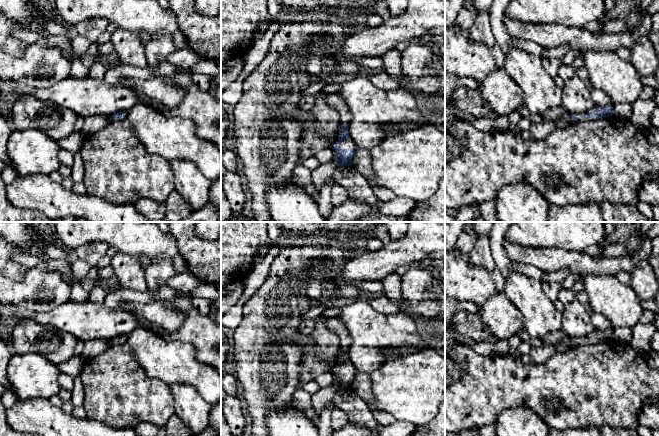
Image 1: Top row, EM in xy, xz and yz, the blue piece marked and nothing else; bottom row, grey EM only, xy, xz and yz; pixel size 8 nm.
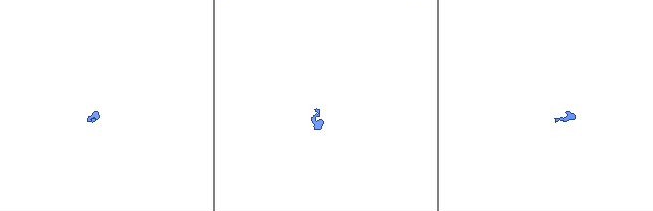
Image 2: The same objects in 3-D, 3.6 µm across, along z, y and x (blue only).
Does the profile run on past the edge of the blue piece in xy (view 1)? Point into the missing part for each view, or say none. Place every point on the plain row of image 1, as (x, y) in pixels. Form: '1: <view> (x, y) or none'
1: xy (112, 342)

